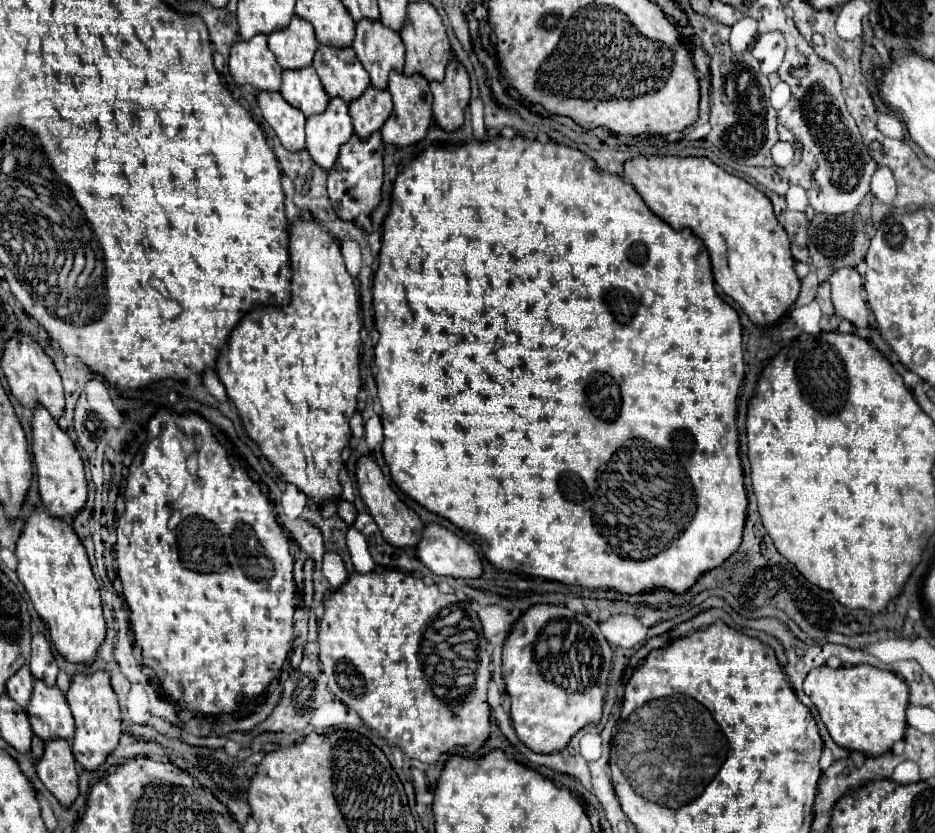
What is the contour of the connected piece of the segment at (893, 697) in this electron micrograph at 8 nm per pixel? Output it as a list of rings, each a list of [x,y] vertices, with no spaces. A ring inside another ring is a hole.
[[[858,664],[858,666],[842,666],[838,670],[832,670],[828,666],[814,668],[806,680],[804,680],[804,692],[808,698],[814,702],[822,722],[826,724],[832,740],[846,750],[858,750],[866,756],[882,756],[892,750],[894,742],[902,740],[906,734],[906,708],[908,708],[908,684],[900,680],[896,674],[888,670],[878,670],[868,664]]]

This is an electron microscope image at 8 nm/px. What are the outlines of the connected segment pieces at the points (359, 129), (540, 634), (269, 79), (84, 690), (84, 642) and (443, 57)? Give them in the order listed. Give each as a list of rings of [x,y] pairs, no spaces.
[[[370,86],[358,100],[350,102],[350,118],[354,122],[354,132],[360,140],[368,140],[372,132],[378,132],[390,114],[392,98],[388,90],[376,92],[376,88]]]
[[[536,604],[516,622],[502,648],[502,674],[512,702],[510,716],[518,738],[534,752],[562,752],[572,736],[588,724],[598,724],[612,670],[612,648],[600,626],[588,614],[576,614],[566,606]]]
[[[258,34],[252,40],[236,40],[230,52],[230,74],[238,86],[252,86],[256,92],[280,92],[282,68],[268,50],[266,36]]]
[[[96,672],[90,676],[86,676],[86,674],[74,676],[70,690],[66,694],[66,700],[68,700],[68,706],[76,720],[76,738],[72,742],[72,754],[84,770],[94,772],[116,750],[116,746],[120,742],[120,732],[122,732],[120,706],[118,706],[118,698],[110,686],[108,672]]]
[[[34,510],[16,544],[18,578],[24,584],[38,616],[48,624],[52,644],[72,664],[92,666],[106,638],[106,620],[100,604],[98,582],[86,550],[68,522]]]
[[[412,2],[408,6],[408,16],[410,16],[410,24],[406,24],[400,32],[402,42],[406,46],[404,74],[406,76],[420,74],[428,82],[434,82],[434,80],[440,82],[444,78],[444,70],[450,62],[450,44],[448,44],[444,22],[442,22],[440,14],[428,2]]]

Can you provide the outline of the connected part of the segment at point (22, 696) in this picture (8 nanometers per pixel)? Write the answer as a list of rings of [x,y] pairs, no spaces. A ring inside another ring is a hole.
[[[24,668],[24,672],[18,672],[16,676],[12,676],[12,680],[8,680],[8,696],[12,696],[12,700],[24,712],[28,712],[28,702],[30,702],[30,696],[32,696],[32,688],[34,688],[34,678],[32,678],[28,668]]]

